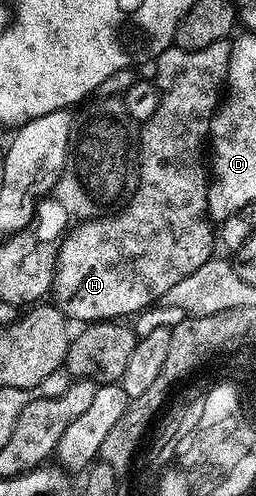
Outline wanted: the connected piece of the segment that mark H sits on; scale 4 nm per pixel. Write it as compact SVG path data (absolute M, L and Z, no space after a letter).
M223 39L222 41L214 41L214 45L206 45L206 49L198 49L197 51L187 51L173 45L166 48L161 55L155 56L156 75L154 74L154 82L157 89L160 90L160 100L158 101L158 107L154 109L154 115L146 120L138 131L138 182L135 190L127 202L124 203L126 204L125 207L117 215L112 216L111 219L92 219L96 217L90 217L85 221L77 222L60 242L60 252L56 258L56 272L54 273L50 299L55 307L69 320L120 321L125 318L123 315L135 316L145 308L159 304L164 295L170 293L170 288L178 285L178 281L190 277L190 273L194 273L194 269L199 269L200 266L206 265L206 261L213 258L214 227L207 216L210 167L206 162L206 144L210 139L212 116L216 114L216 108L222 99L222 88L228 78L228 62L230 61L231 48L231 42L228 39Z

